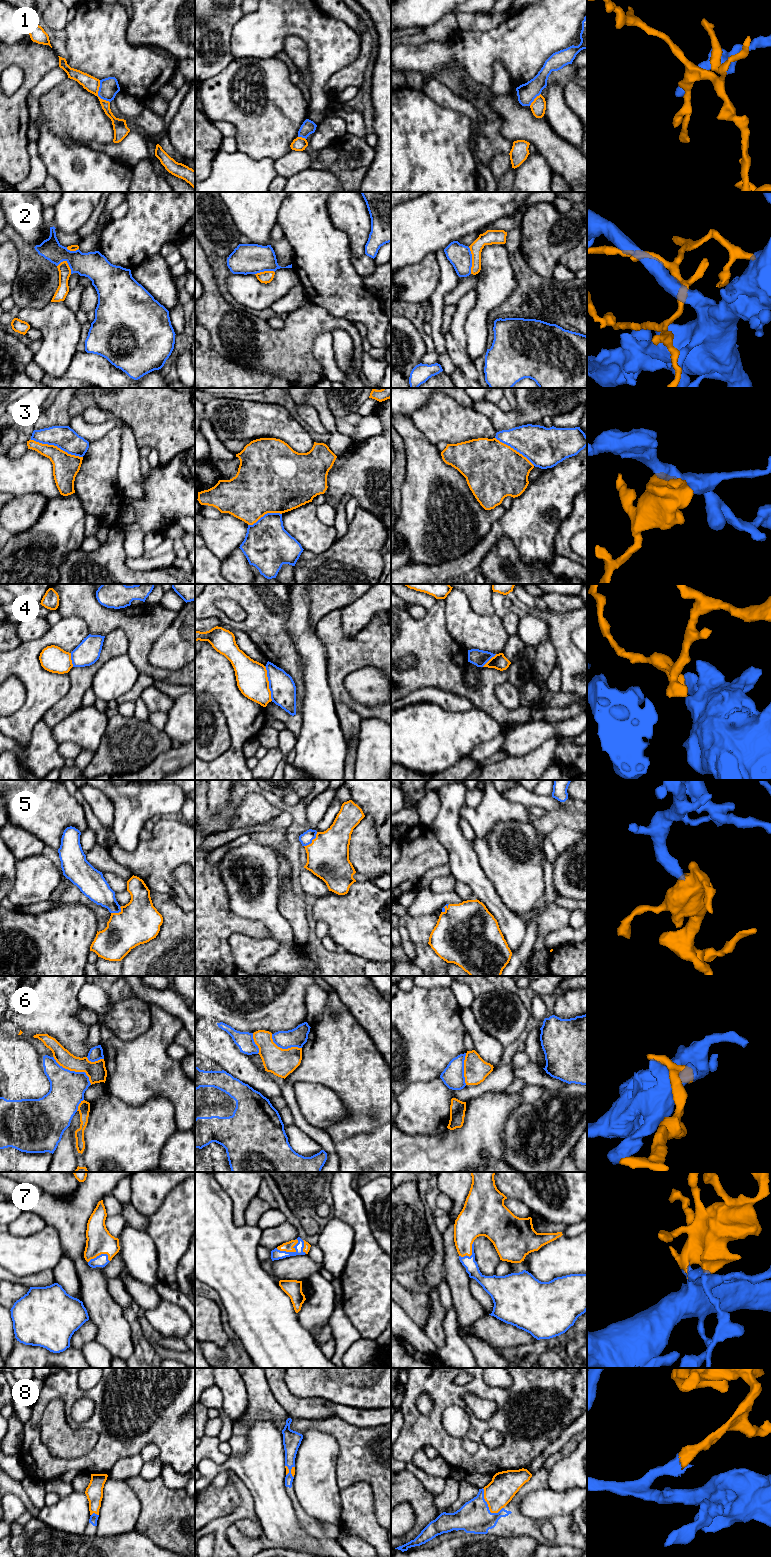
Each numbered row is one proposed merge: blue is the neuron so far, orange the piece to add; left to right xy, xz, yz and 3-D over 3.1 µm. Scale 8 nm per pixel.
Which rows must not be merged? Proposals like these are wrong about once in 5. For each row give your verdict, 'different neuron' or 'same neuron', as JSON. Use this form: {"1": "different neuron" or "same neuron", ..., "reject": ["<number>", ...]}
{"1": "different neuron", "2": "different neuron", "3": "different neuron", "4": "different neuron", "5": "same neuron", "6": "different neuron", "7": "same neuron", "8": "same neuron", "reject": ["1", "2", "3", "4", "6"]}

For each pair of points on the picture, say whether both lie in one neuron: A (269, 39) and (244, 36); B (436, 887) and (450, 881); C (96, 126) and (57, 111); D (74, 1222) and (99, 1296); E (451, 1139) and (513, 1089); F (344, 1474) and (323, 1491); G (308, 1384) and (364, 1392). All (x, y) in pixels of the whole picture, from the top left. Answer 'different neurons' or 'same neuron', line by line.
A: same neuron
B: same neuron
C: same neuron
D: same neuron
E: different neurons
F: different neurons
G: same neuron

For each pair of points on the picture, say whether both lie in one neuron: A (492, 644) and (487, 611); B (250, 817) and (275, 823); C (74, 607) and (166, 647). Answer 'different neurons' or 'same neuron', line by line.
A: different neurons
B: different neurons
C: different neurons

